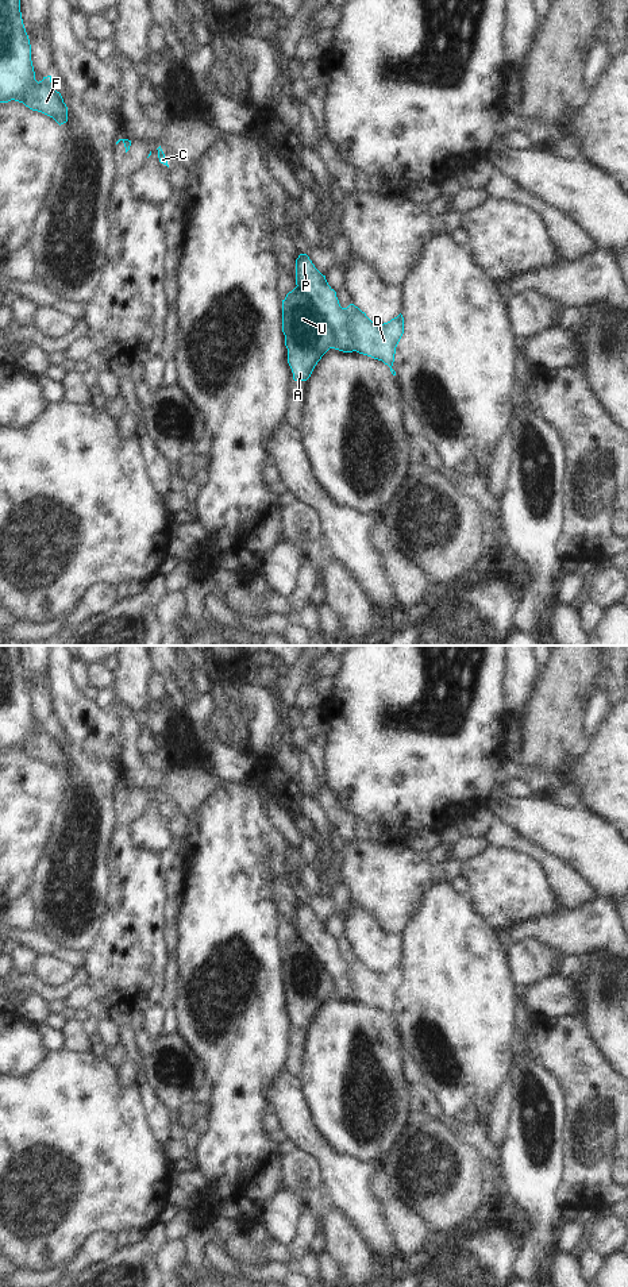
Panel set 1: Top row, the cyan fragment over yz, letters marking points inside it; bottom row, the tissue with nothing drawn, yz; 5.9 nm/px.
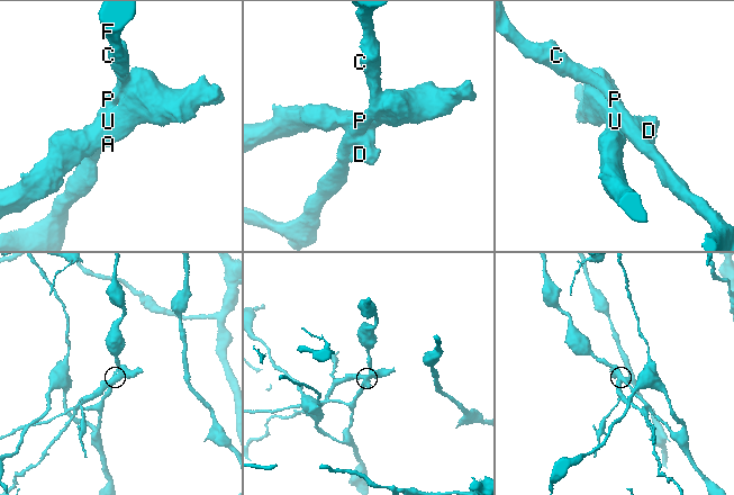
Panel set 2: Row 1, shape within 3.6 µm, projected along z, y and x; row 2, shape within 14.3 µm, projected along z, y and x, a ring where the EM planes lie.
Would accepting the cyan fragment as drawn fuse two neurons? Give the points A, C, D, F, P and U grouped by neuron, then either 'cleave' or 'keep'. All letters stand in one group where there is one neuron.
A D U / C F P; cleave

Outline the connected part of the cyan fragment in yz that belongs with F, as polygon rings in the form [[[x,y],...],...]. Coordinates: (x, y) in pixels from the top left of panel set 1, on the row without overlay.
[[[0,646],[0,751],[11,748],[53,766],[59,774],[68,770],[68,755],[61,741],[54,737],[51,724],[43,725],[39,731],[35,728],[31,693],[20,660],[20,647]]]

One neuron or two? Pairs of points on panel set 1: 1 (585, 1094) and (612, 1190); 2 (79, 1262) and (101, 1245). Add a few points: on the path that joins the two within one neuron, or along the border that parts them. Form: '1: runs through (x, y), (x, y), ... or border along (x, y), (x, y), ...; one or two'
1: runs through (592, 1118), (592, 1166); one
2: runs through (84, 1260), (96, 1249); one

